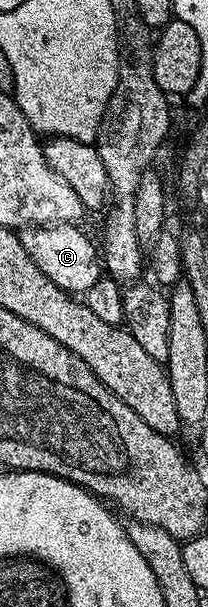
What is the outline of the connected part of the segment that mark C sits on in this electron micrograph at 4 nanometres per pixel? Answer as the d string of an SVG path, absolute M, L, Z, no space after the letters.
M56 225L53 227L29 227L19 234L26 255L34 259L38 271L46 275L59 289L73 295L87 294L90 287L102 276L102 257L98 245L82 233L76 225Z

